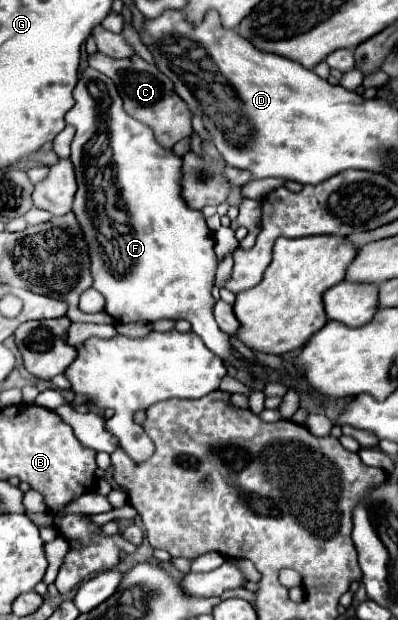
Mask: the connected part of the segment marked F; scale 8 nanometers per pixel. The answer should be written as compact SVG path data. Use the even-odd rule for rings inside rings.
M85 68L83 74L81 74L81 80L77 82L75 86L75 92L73 92L73 98L75 98L75 106L65 114L65 122L75 126L77 134L73 138L73 144L71 144L71 162L75 166L75 176L77 176L77 194L75 194L75 202L73 202L73 212L83 228L83 234L85 234L85 240L89 244L89 256L91 256L91 274L93 274L93 288L99 290L107 304L105 304L105 312L109 316L113 316L117 322L157 322L157 320L163 320L163 318L173 318L173 320L179 320L179 318L185 318L191 322L193 326L193 332L201 336L203 344L215 352L219 358L227 360L229 364L233 364L235 368L241 368L243 370L243 364L237 362L233 356L231 356L231 342L229 342L229 334L221 332L215 318L213 318L213 296L211 296L211 288L213 288L213 280L215 280L215 270L217 270L217 256L213 252L213 236L209 234L211 230L207 228L205 224L205 218L201 212L195 212L195 210L189 210L187 204L183 202L183 198L179 196L181 194L181 158L175 156L171 150L165 150L161 148L155 138L153 138L153 132L151 128L147 128L145 124L137 122L135 118L127 116L125 110L123 110L123 102L121 102L121 96L119 92L115 90L115 84L111 82L111 78L107 78L105 74L93 70L93 68ZM101 132L101 140L93 140L95 134Z

